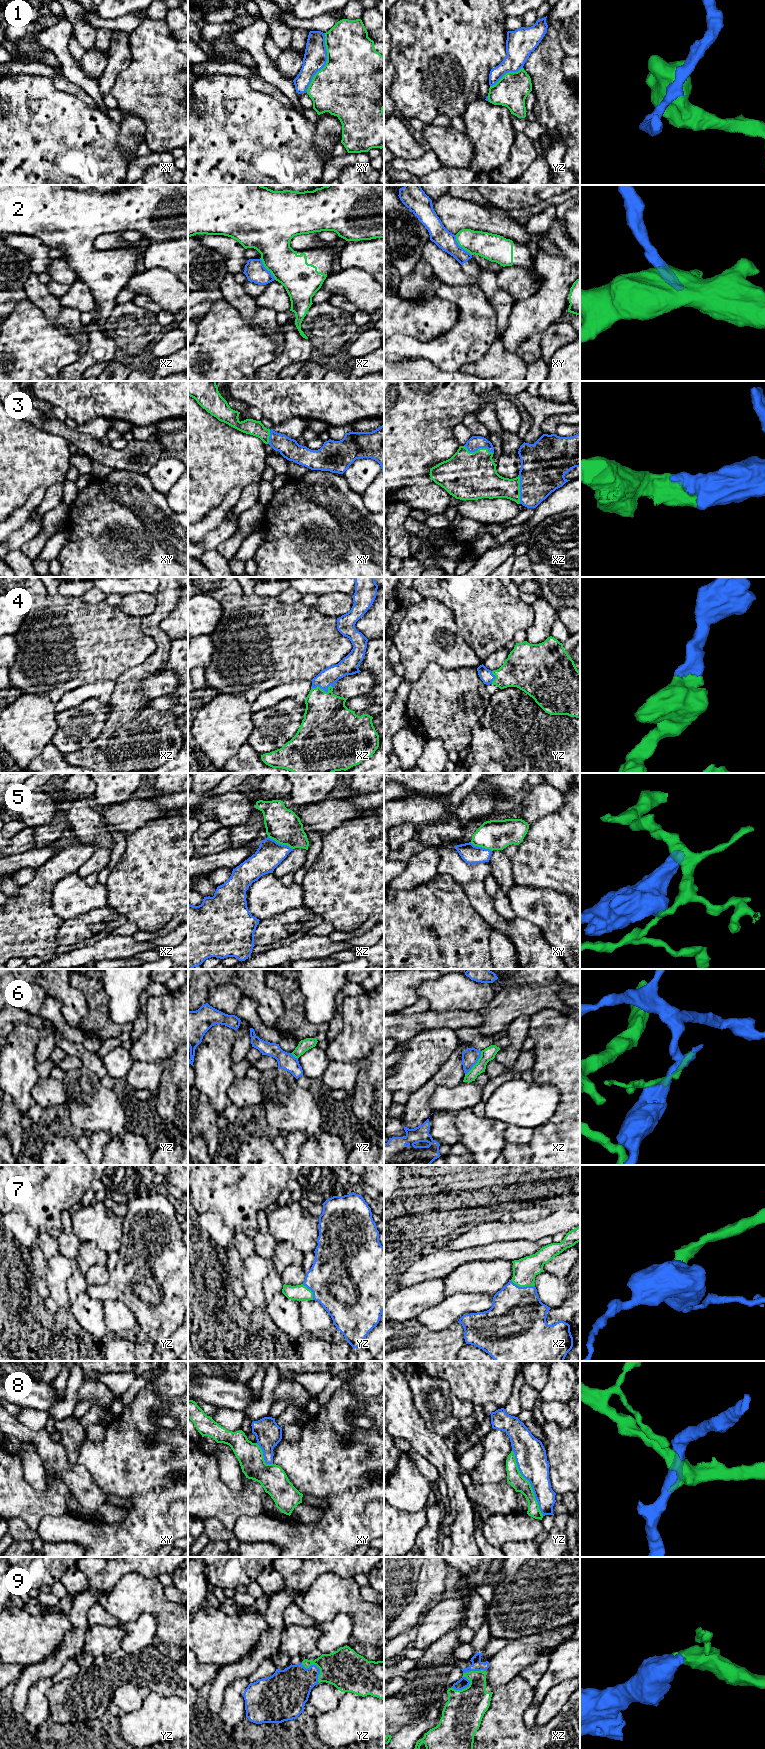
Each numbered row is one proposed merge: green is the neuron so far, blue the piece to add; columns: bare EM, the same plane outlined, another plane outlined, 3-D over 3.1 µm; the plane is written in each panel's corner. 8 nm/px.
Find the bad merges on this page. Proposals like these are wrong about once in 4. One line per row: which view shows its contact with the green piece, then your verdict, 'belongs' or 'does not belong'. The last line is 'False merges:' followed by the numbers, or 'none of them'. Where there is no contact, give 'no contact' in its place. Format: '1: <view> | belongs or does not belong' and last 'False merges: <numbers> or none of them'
1: xy | does not belong
2: xy | does not belong
3: xz | belongs
4: xz | belongs
5: xz | does not belong
6: xz | does not belong
7: xz | belongs
8: yz | does not belong
9: yz | belongs
False merges: 1, 2, 5, 6, 8

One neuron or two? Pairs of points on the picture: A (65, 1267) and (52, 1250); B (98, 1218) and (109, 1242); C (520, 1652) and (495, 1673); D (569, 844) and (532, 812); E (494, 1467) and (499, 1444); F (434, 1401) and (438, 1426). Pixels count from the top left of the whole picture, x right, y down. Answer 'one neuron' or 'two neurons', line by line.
A: two neurons
B: one neuron
C: one neuron
D: two neurons
E: one neuron
F: two neurons

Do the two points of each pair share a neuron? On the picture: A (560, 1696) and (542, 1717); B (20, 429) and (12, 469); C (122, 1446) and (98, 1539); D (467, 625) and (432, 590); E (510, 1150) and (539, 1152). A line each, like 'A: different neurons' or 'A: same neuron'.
A: same neuron
B: same neuron
C: same neuron
D: same neuron
E: different neurons

